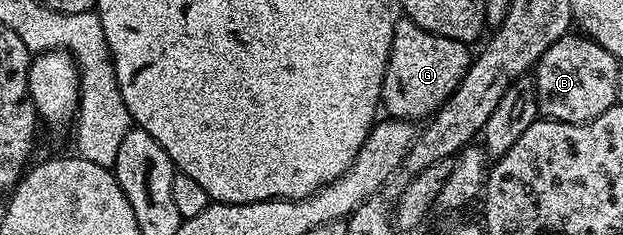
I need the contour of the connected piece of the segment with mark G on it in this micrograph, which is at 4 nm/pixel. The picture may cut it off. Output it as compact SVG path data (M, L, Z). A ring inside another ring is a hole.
M401 16L394 27L384 86L380 92L383 112L388 112L385 114L389 118L413 123L431 118L462 83L470 64L468 49L469 46L463 41L434 35L418 27L409 17Z

